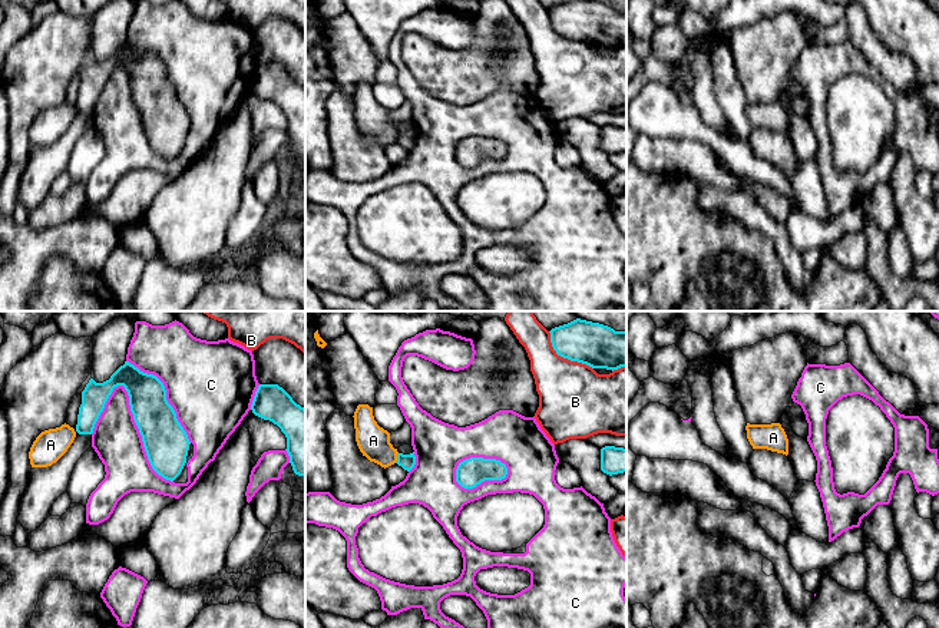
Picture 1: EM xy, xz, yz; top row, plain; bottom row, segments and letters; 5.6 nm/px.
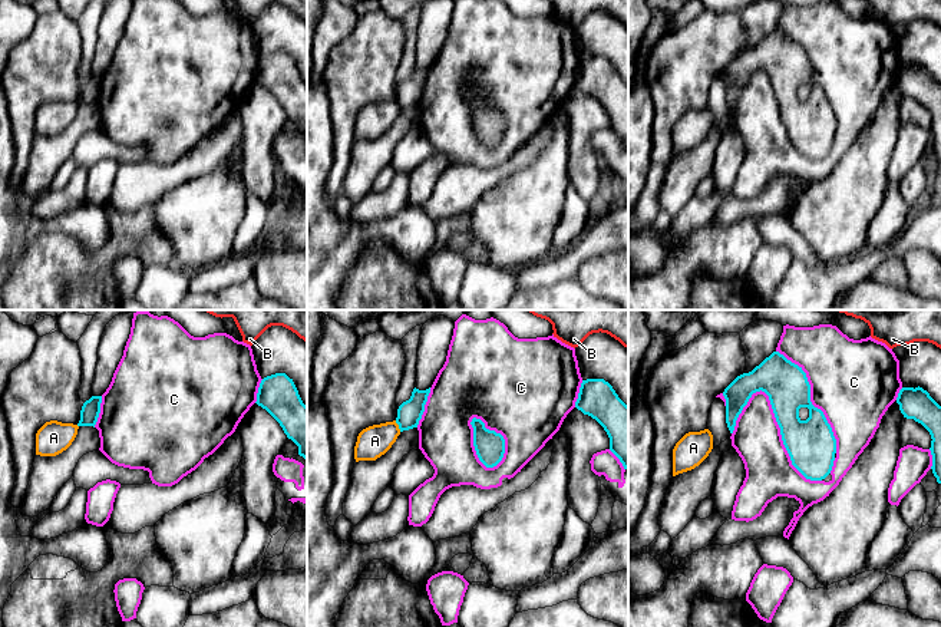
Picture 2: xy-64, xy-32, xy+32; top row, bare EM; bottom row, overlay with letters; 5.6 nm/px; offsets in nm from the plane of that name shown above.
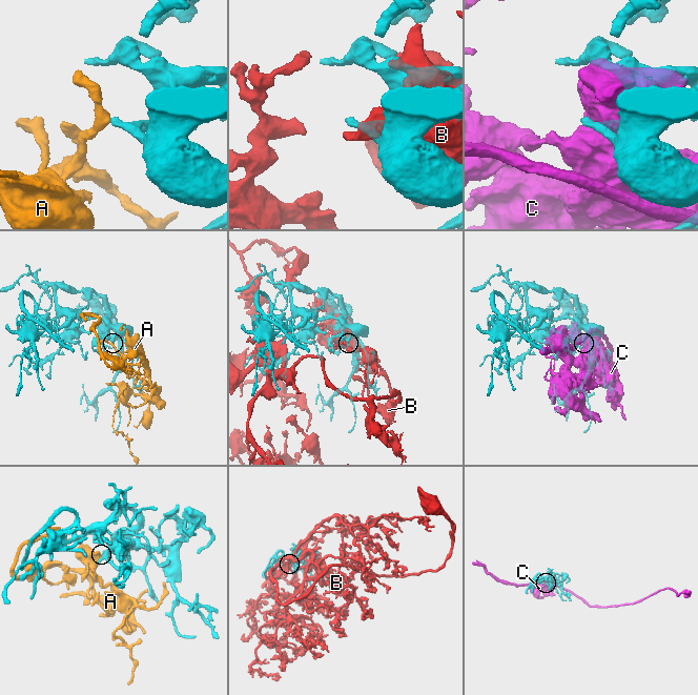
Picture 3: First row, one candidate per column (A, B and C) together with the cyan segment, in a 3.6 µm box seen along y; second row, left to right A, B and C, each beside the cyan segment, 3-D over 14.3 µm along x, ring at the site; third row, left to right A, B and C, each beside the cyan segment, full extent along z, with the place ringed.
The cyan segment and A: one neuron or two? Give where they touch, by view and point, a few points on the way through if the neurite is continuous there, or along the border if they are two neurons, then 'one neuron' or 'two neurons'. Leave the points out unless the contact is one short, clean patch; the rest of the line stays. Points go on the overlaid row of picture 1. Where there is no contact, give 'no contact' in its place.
contact xz (397, 458); way xz (407, 462), (397, 458), (389, 456), (373, 440); one neuron

